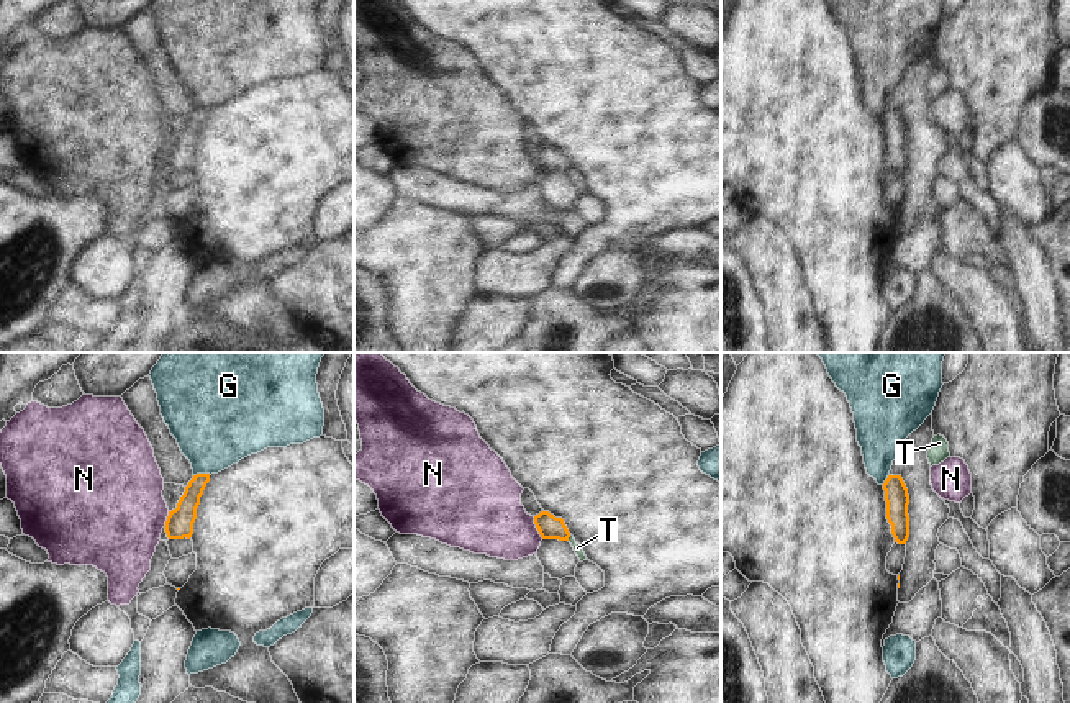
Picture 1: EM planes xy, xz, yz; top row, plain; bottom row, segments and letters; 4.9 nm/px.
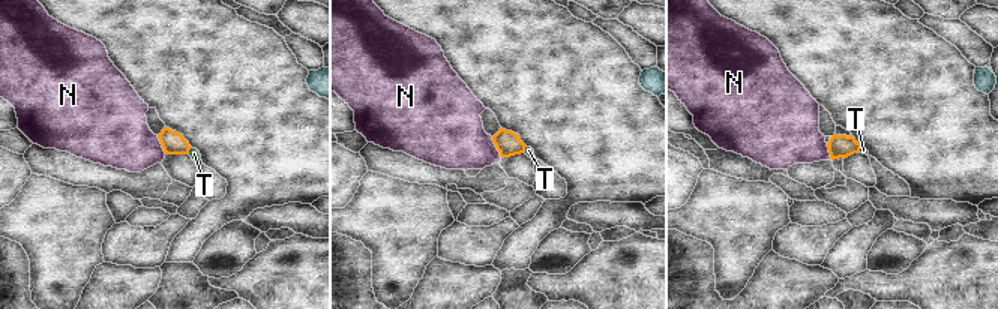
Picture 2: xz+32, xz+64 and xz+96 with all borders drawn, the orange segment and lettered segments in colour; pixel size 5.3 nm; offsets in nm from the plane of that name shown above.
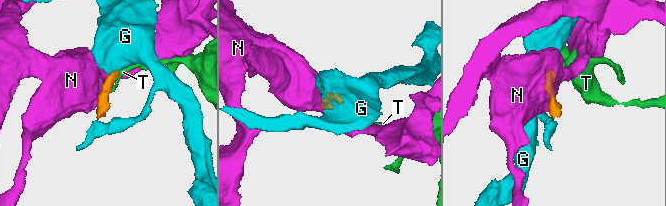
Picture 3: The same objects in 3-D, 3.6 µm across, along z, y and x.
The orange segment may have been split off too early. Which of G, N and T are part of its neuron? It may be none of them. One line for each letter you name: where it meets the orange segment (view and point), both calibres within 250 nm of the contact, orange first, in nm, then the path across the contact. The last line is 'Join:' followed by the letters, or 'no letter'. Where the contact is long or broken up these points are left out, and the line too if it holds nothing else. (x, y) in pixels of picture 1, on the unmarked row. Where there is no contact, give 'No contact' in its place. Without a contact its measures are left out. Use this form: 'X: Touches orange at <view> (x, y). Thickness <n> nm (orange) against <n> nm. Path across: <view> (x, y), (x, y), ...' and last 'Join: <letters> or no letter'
Join: no letter

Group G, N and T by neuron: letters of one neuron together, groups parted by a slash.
G / N / T

